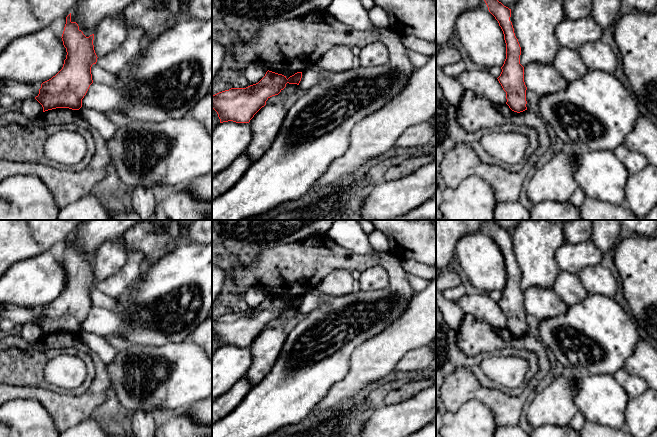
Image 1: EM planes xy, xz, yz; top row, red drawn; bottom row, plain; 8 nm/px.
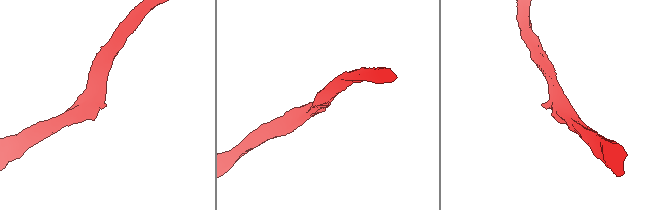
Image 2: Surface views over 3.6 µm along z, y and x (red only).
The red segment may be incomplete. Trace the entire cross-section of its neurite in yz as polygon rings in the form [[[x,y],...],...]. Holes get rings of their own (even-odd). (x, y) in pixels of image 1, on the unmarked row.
[[[484,220],[489,236],[498,245],[506,267],[506,283],[501,291],[502,296],[497,302],[506,316],[506,328],[517,337],[527,334],[526,314],[524,306],[524,291],[520,288],[521,271],[515,260],[510,245],[511,233],[504,230],[493,220]]]

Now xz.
[[[268,294],[256,308],[246,312],[231,312],[212,319],[212,332],[217,336],[220,347],[249,347],[270,321],[278,319],[287,307],[299,309],[301,302],[302,296],[287,303],[282,298]]]

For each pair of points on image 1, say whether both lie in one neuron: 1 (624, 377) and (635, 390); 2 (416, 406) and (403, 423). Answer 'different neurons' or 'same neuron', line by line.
1: same neuron
2: same neuron

